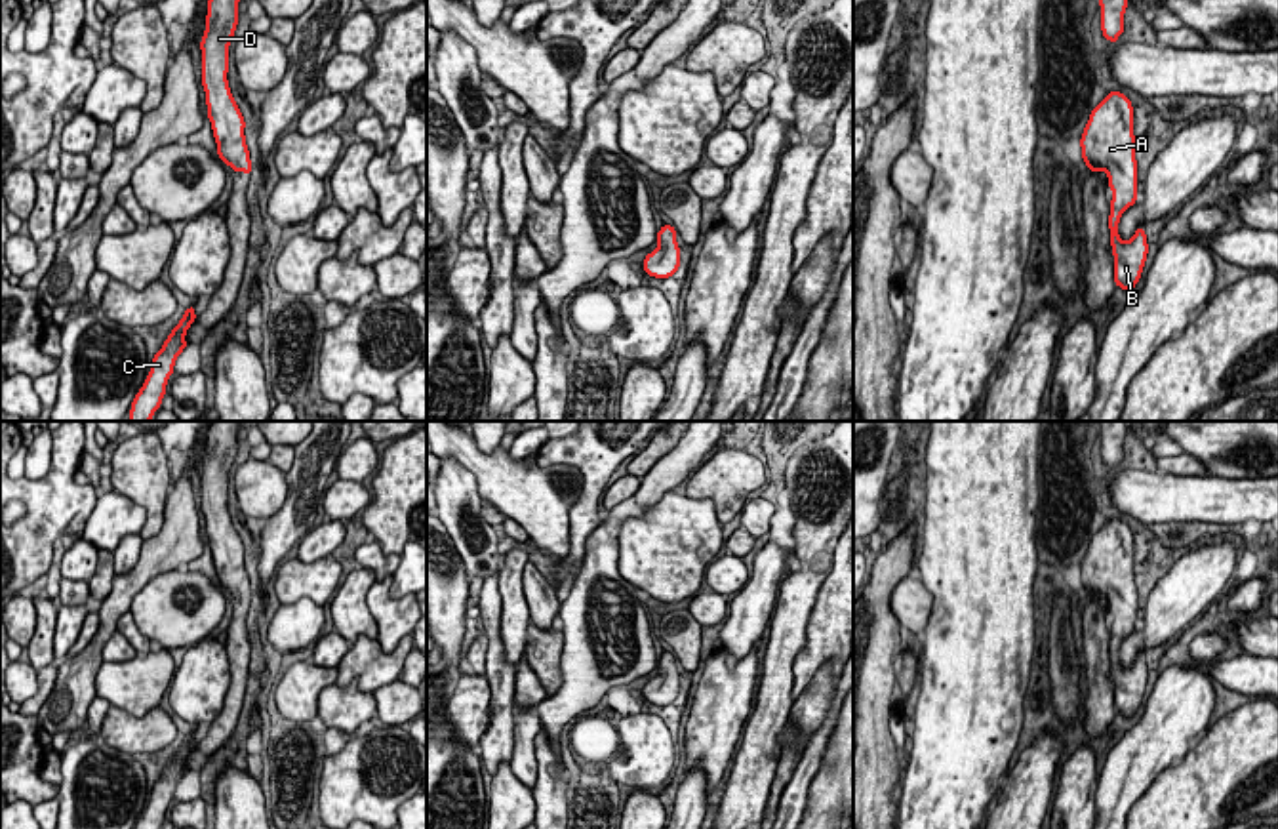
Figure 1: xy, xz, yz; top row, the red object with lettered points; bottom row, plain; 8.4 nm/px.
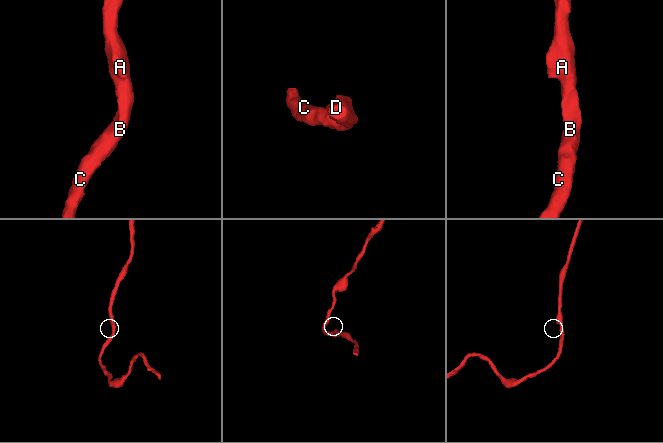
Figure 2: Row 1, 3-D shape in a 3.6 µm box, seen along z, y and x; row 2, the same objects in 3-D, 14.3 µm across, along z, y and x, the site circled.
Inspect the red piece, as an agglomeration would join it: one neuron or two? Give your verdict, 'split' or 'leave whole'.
leave whole

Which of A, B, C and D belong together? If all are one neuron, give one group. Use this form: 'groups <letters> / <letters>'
groups A B C D

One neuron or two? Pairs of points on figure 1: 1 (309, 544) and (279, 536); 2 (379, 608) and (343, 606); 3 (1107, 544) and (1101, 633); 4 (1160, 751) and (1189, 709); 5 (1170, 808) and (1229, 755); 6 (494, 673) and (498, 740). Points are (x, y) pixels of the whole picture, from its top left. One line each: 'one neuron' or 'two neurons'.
1: two neurons
2: two neurons
3: one neuron
4: one neuron
5: one neuron
6: one neuron

